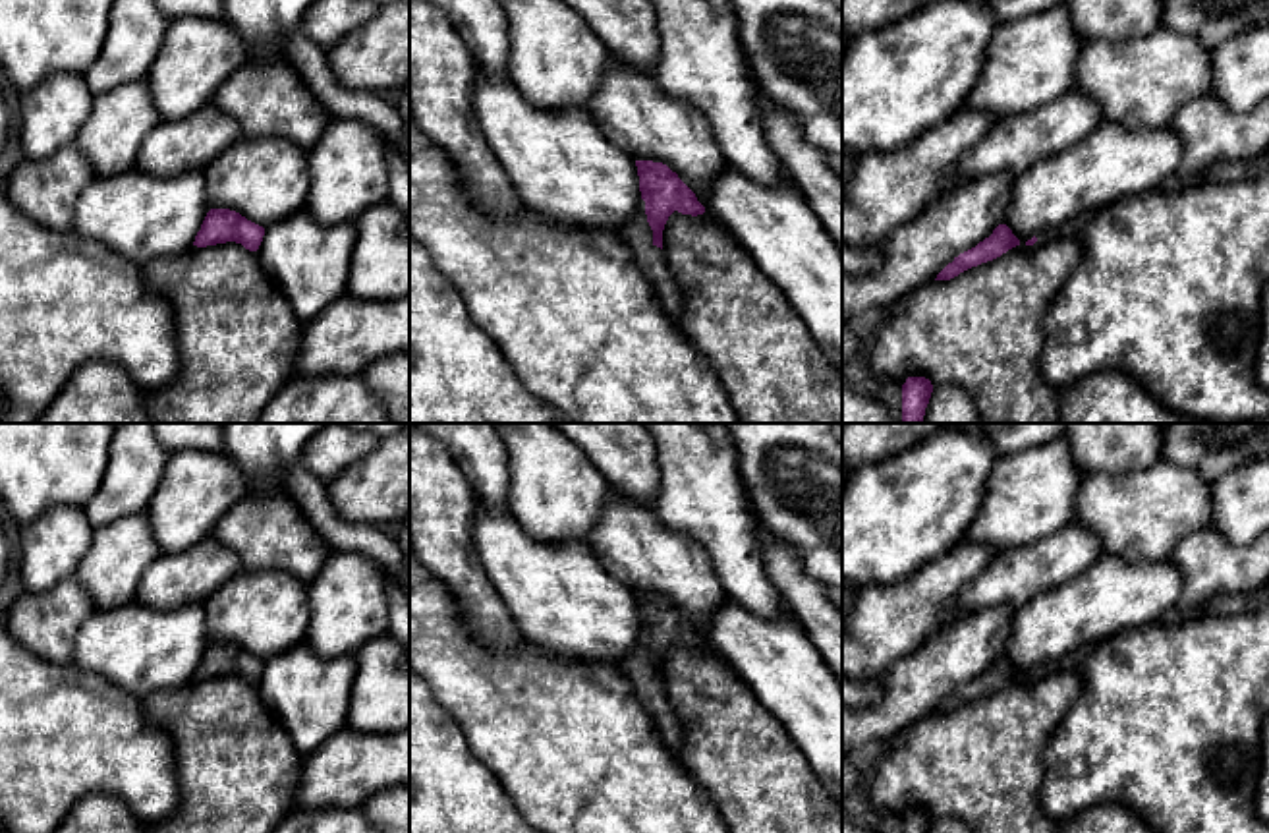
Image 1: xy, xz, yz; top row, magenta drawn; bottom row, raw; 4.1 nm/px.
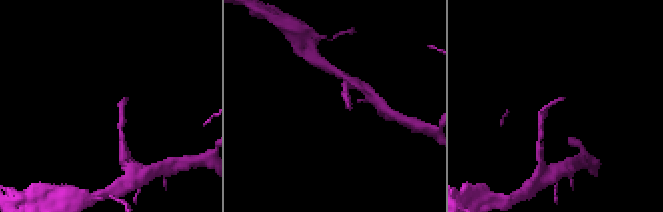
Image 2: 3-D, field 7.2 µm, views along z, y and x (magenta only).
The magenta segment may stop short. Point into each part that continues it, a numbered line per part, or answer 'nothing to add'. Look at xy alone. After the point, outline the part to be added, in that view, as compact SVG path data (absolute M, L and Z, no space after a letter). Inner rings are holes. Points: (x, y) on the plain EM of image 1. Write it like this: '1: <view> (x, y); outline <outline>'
nothing to add

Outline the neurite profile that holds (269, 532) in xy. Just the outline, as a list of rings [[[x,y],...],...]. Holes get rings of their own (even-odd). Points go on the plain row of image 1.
[[[247,493],[211,537],[240,557],[241,570],[282,570],[303,584],[332,553],[290,495]]]

